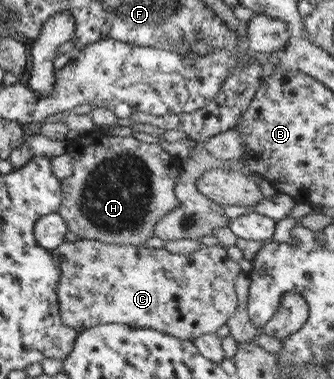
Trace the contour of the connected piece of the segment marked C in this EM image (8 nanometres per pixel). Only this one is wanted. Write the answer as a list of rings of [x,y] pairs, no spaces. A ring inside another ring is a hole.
[[[77,239],[73,242],[63,241],[55,249],[51,250],[51,257],[55,257],[55,261],[59,263],[59,278],[55,284],[55,293],[57,297],[58,315],[60,321],[70,329],[77,333],[81,333],[85,329],[100,324],[122,324],[131,328],[151,329],[158,333],[167,334],[170,337],[179,340],[188,340],[193,342],[197,337],[205,334],[213,334],[221,326],[225,325],[232,317],[236,309],[237,297],[234,291],[235,278],[242,273],[236,261],[227,257],[226,248],[219,244],[211,246],[201,246],[195,251],[186,254],[172,254],[163,248],[148,248],[146,245],[121,245],[103,243],[97,240],[81,240]]]

